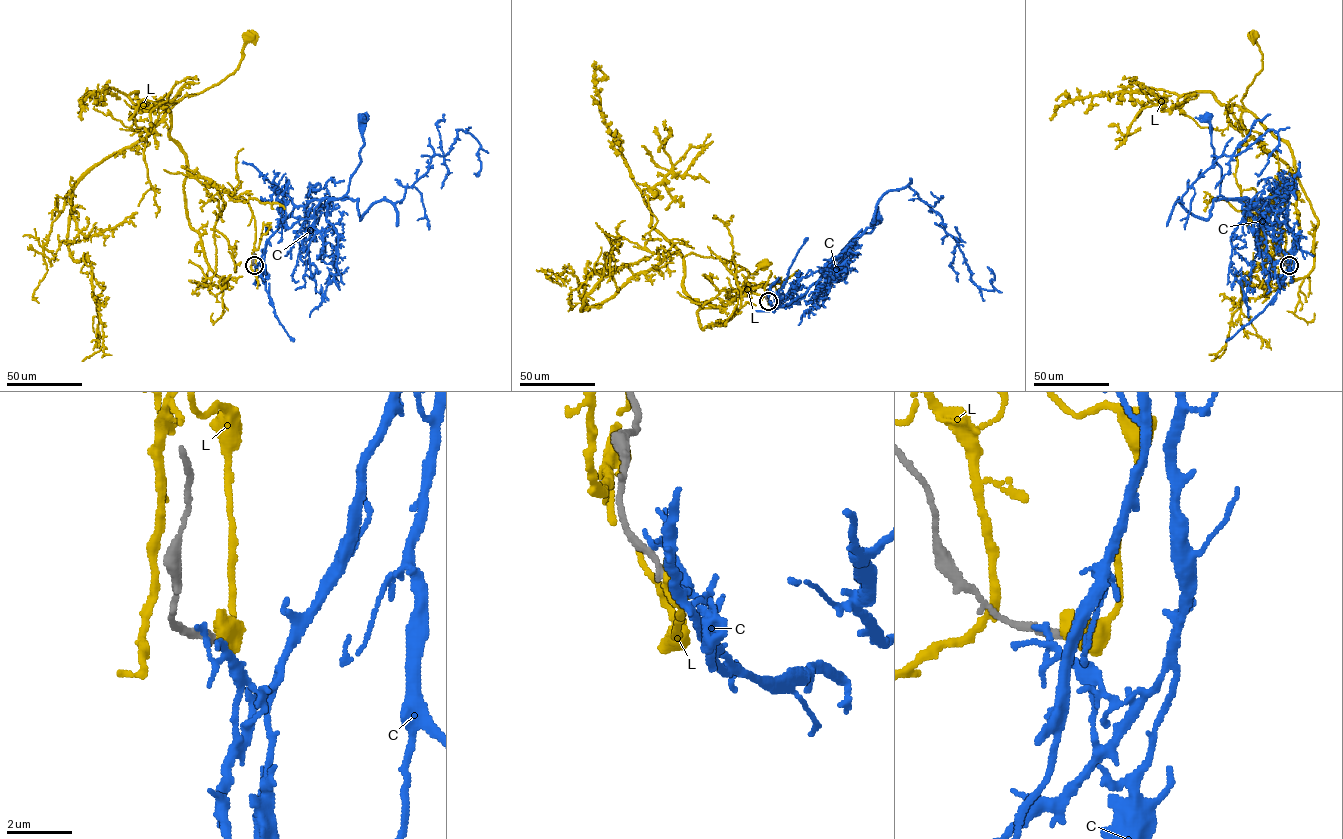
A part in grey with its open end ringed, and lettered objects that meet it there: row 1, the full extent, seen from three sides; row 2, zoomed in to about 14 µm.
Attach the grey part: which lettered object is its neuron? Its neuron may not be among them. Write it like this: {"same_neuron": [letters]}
{"same_neuron": []}

